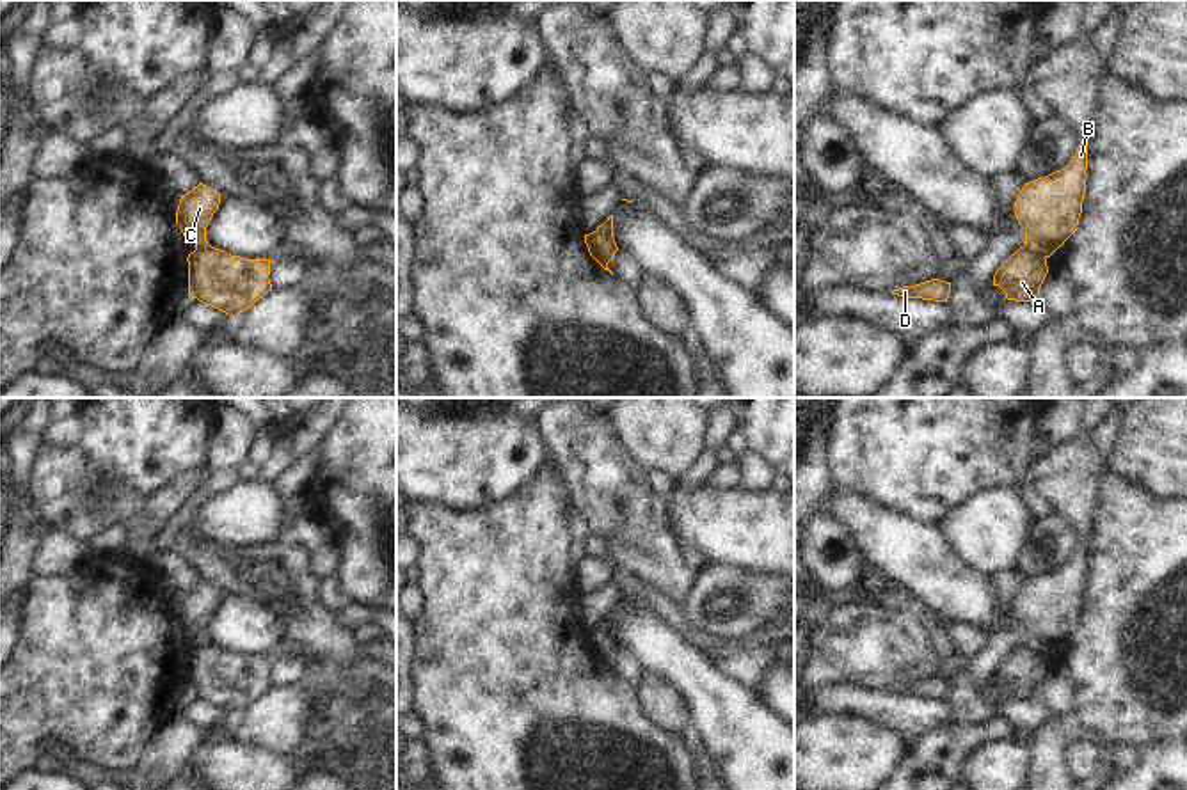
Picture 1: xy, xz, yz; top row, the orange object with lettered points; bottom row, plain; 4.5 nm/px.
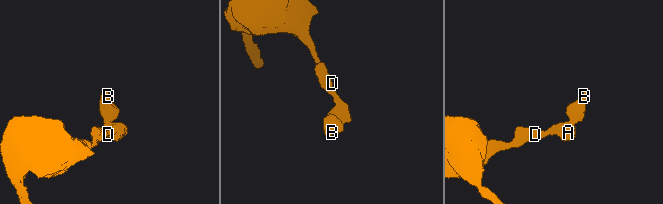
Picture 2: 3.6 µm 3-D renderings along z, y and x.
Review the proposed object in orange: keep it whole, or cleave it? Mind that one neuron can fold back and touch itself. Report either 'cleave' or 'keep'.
cleave

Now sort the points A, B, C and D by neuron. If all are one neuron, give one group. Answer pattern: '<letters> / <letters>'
A D / B C

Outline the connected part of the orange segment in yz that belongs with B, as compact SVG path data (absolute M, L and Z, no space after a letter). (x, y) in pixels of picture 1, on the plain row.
M1087 536L1070 563L1025 581L1015 598L1015 612L1025 627L1025 644L1050 655L1077 628L1086 591Z

